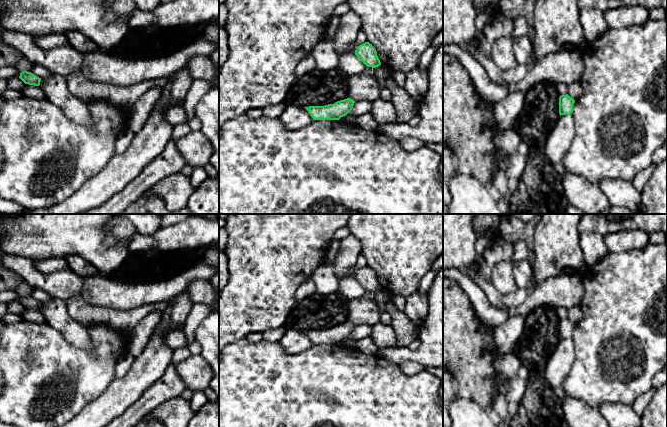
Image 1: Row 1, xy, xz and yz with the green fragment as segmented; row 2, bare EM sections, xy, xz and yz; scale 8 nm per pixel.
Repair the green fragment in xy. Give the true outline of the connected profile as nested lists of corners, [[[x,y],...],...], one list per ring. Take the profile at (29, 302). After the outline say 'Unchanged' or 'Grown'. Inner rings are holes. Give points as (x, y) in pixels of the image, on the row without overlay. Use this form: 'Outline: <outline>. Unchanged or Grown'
Outline: [[[23,295],[20,297],[19,302],[25,307],[29,309],[39,310],[41,302],[37,301],[31,296]]]. Unchanged

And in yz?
Outline: [[[568,318],[561,319],[559,321],[559,338],[560,338],[560,340],[572,338],[574,327],[575,327],[575,324],[572,323]]]. Unchanged

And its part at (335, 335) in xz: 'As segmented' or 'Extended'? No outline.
As segmented

